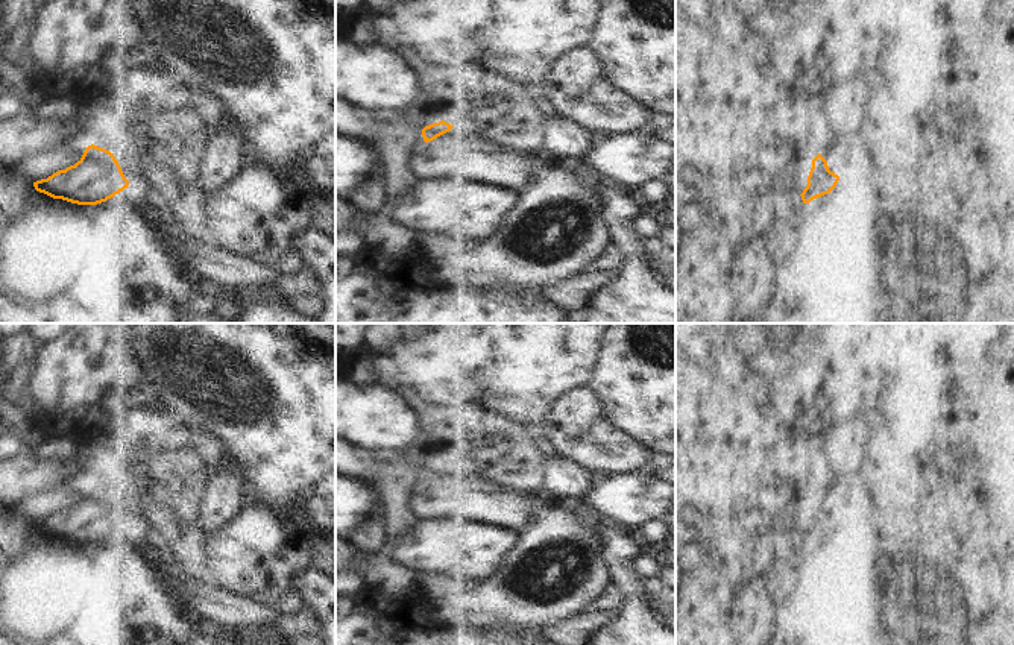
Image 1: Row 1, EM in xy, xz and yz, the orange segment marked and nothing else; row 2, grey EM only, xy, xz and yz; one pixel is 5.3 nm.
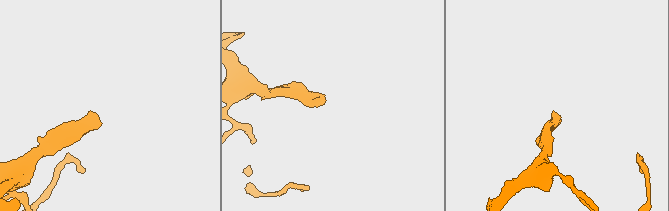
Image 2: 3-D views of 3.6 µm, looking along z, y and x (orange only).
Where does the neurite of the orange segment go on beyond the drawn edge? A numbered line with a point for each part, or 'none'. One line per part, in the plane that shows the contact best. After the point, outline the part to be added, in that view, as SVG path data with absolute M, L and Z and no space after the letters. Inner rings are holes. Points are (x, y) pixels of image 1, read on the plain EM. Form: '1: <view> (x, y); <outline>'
1: xy (126, 503); M112 490L111 493L115 496L117 502L120 504L124 518L131 522L137 510L137 504L131 498L131 495L123 490Z

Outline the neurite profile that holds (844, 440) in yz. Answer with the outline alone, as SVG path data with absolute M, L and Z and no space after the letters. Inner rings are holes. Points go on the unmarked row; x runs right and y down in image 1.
M870 413L832 419L818 431L827 466L858 467L877 422L877 416Z

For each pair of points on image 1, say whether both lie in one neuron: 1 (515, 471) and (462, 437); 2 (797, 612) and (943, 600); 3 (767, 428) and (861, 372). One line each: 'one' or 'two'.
1: one
2: one
3: one

